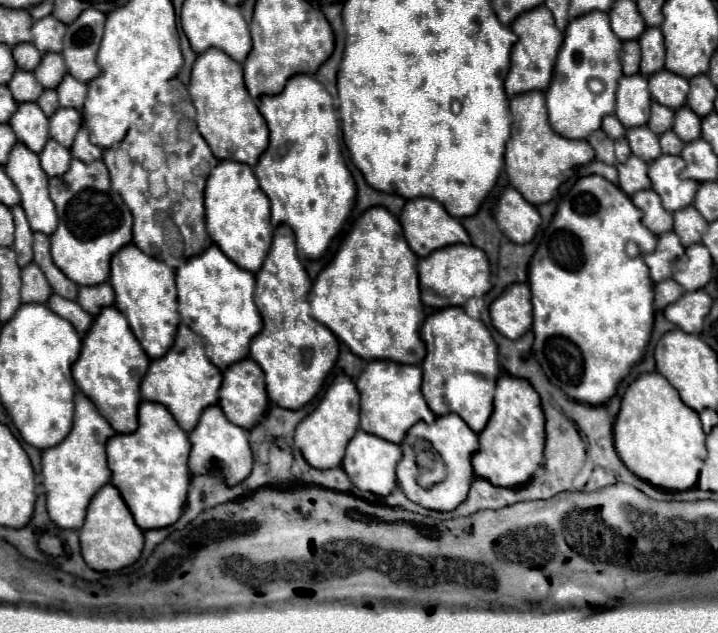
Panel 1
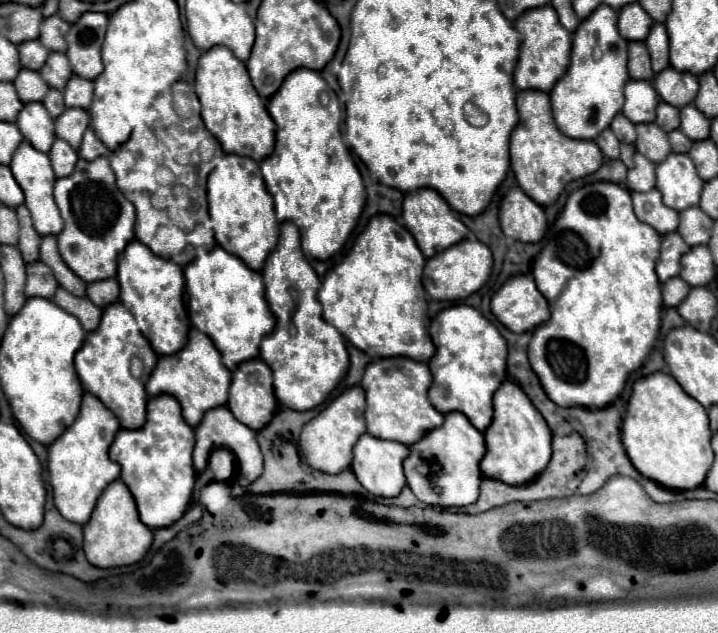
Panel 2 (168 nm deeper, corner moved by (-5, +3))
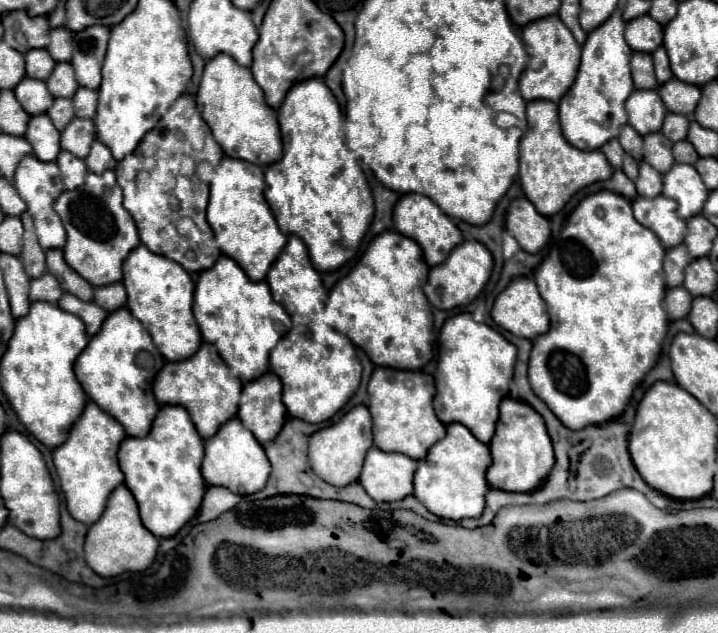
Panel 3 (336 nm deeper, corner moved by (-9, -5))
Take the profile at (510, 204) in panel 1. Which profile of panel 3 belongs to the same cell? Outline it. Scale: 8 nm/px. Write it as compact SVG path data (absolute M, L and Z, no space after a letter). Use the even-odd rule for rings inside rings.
M518 197L508 207L506 231L514 235L524 251L538 253L548 243L550 221L540 215L526 197Z

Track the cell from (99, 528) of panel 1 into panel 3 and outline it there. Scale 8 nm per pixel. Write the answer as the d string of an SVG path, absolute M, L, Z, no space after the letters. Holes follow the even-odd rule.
M118 485L118 489L114 489L102 517L88 529L84 551L86 563L100 577L116 577L126 571L144 571L152 565L158 551L158 539L142 525L138 505L126 485Z

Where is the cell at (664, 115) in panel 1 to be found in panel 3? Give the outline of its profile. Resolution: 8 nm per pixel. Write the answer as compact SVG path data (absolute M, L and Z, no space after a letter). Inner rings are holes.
M668 113L666 119L664 119L664 125L662 125L662 133L664 133L672 143L682 141L682 139L686 139L688 123L690 123L688 117L682 117L682 115L678 115L678 113Z

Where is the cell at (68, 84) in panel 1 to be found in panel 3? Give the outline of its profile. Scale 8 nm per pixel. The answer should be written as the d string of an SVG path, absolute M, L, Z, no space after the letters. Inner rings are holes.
M78 87L78 91L72 97L74 101L74 113L76 117L86 117L92 119L96 113L96 103L98 103L98 93L94 89Z

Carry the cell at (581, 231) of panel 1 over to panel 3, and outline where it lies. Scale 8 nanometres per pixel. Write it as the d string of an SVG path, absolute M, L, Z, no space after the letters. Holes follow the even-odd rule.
M598 191L578 203L560 233L556 253L550 253L536 269L536 285L548 305L550 331L534 339L528 379L534 393L566 427L582 429L618 417L634 387L654 367L668 327L662 261L662 243L650 229L634 221L630 201L612 191Z

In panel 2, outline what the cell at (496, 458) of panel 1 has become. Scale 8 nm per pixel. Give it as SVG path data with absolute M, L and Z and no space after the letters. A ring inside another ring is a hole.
M504 381L494 393L494 419L484 431L486 455L480 461L484 477L498 479L508 485L524 485L538 477L550 461L552 431L532 401L518 389L514 381Z

